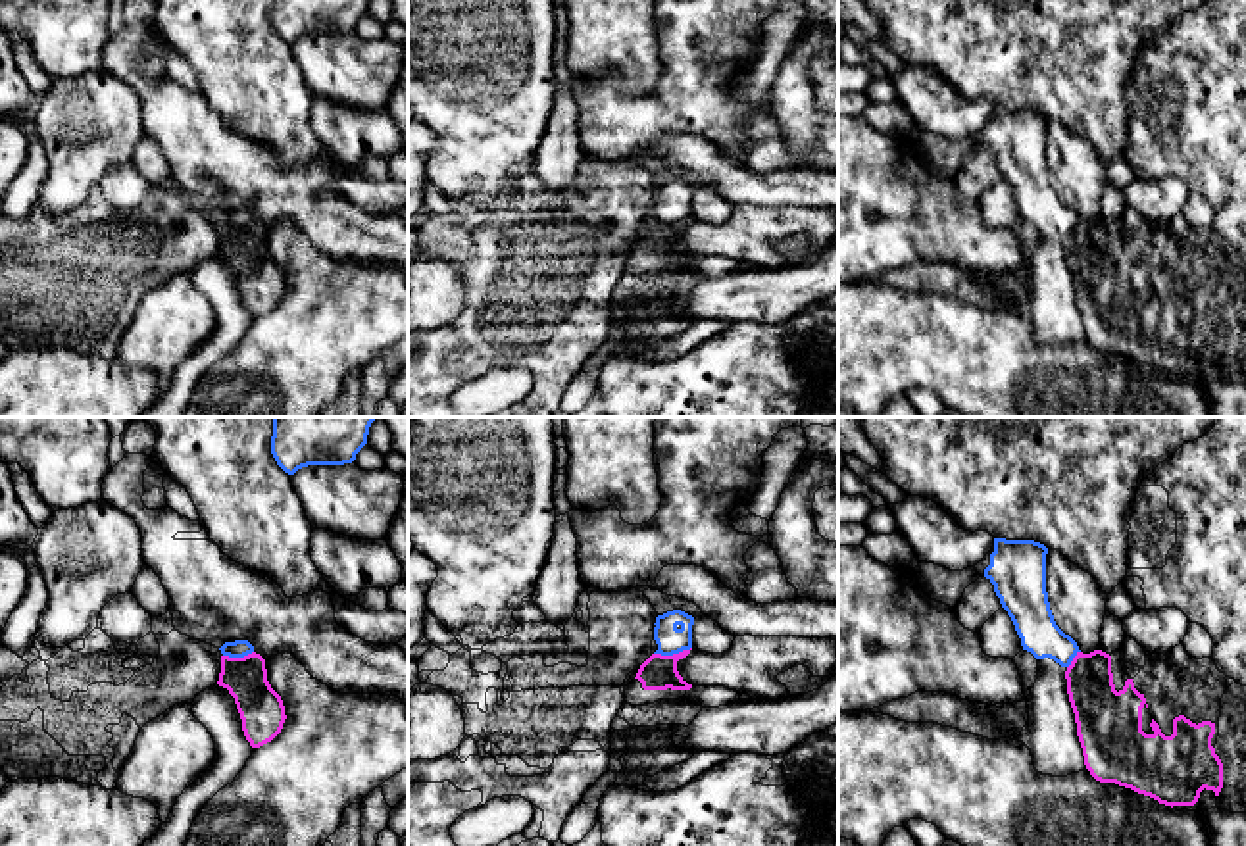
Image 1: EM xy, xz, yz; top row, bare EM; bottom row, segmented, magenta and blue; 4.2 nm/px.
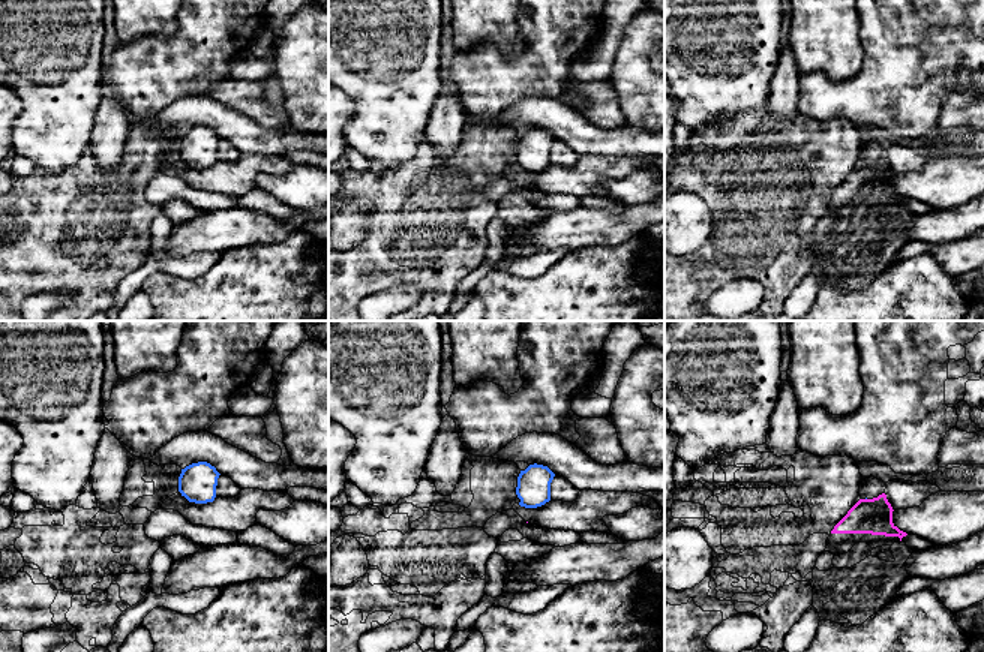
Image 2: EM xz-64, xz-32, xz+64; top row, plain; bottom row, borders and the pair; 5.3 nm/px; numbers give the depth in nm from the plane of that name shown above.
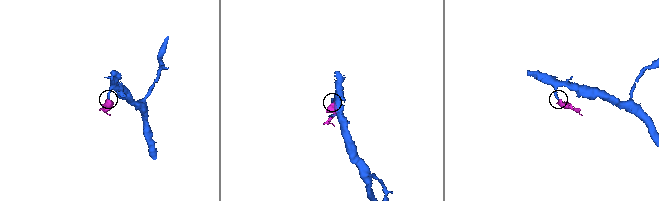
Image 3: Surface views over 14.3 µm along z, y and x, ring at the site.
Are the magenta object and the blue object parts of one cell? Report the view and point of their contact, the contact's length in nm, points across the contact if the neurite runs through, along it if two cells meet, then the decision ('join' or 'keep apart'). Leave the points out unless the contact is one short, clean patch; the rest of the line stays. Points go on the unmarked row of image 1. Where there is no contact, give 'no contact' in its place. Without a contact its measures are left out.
contact xz (673, 223); length 160 nm; border xz (691, 216), (672, 223), (654, 223); keep apart

